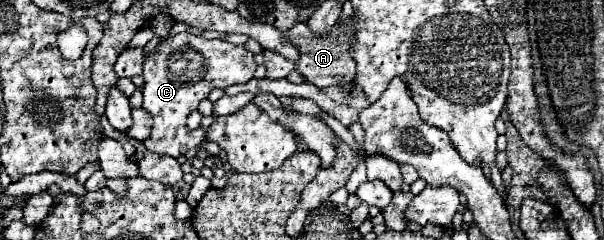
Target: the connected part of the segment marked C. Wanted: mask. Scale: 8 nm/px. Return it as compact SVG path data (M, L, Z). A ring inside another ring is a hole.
M192 33L168 35L144 57L144 103L142 107L152 115L154 125L150 137L144 141L148 151L178 157L182 149L194 149L204 141L202 135L192 133L186 125L188 115L198 109L198 103L210 95L214 87L226 89L234 83L248 83L254 77L254 55L244 45L232 45L222 39L202 39Z

